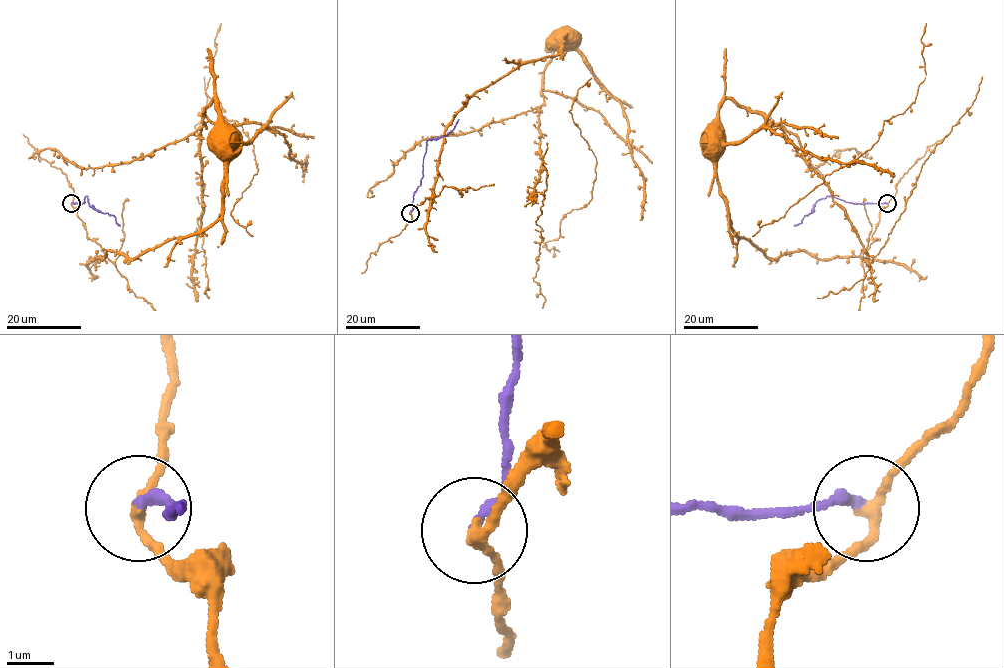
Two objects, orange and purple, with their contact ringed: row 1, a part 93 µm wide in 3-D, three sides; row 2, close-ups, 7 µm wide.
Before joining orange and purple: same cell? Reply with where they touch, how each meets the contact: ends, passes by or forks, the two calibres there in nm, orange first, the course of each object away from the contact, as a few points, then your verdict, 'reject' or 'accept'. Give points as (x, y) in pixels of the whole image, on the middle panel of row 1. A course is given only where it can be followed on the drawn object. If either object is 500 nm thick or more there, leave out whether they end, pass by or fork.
(410, 213) | orange passes by | purple ends | 200/240 nm | orange via (410, 212), (444, 185), (440, 151), (459, 109), (522, 64), (557, 55), (561, 28), (563, 35) | purple via (410, 212), (413, 192), (423, 176), (428, 140), (447, 135), (458, 119) | reject

